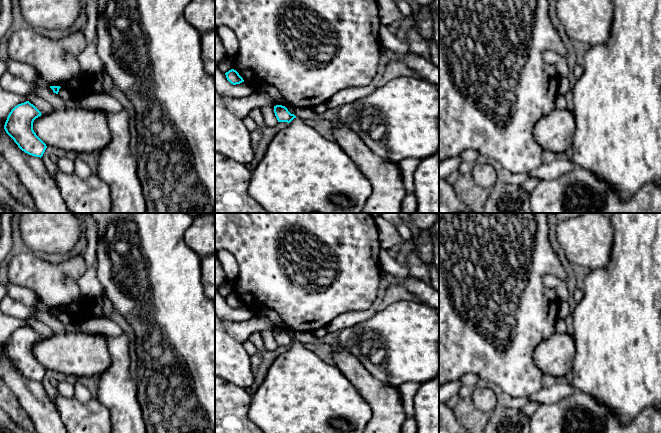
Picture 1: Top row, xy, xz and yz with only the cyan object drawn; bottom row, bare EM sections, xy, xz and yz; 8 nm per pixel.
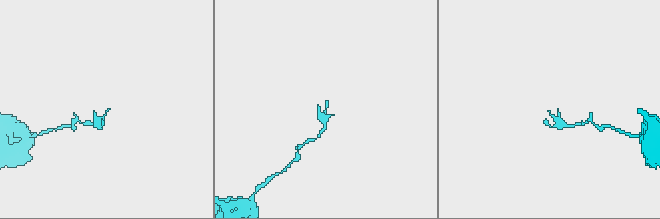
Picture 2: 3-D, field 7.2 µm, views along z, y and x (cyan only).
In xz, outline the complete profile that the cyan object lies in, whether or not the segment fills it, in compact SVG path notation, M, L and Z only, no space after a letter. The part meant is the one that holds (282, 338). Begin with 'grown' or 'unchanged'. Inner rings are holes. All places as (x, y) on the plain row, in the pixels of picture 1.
unchanged | M276 329L274 330L274 337L278 346L290 347L296 340L291 338L285 330Z

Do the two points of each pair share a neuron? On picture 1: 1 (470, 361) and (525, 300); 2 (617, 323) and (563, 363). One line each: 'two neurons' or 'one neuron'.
1: one neuron
2: two neurons

